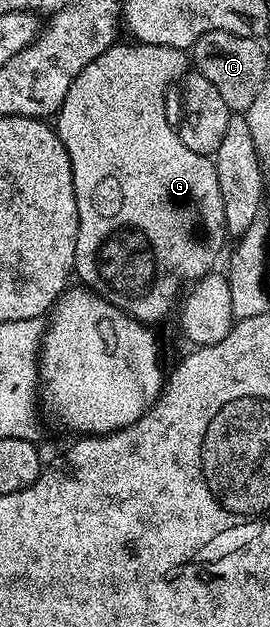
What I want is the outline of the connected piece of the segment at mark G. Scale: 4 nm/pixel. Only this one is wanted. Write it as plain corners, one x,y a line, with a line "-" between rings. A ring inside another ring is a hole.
117,42
98,54
70,82
70,90
66,90
66,98
54,117
54,127
70,158
78,202
74,272
78,280
80,276
79,283
135,320
153,322
162,319
172,303
174,308
185,286
215,269
212,267
224,248
226,229
215,163
207,156
194,154
182,142
173,121
168,121
168,87
188,75
189,53
161,44
128,43
132,44

